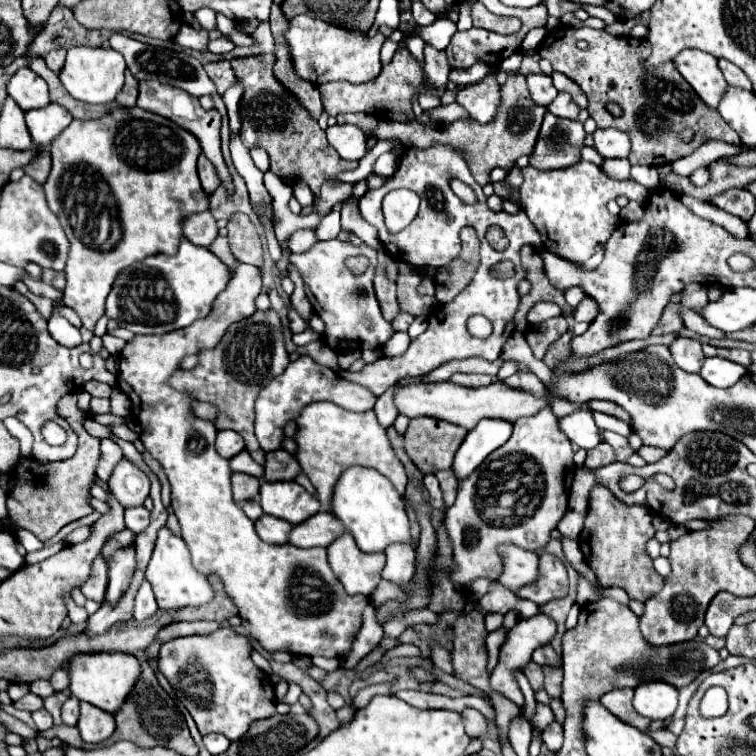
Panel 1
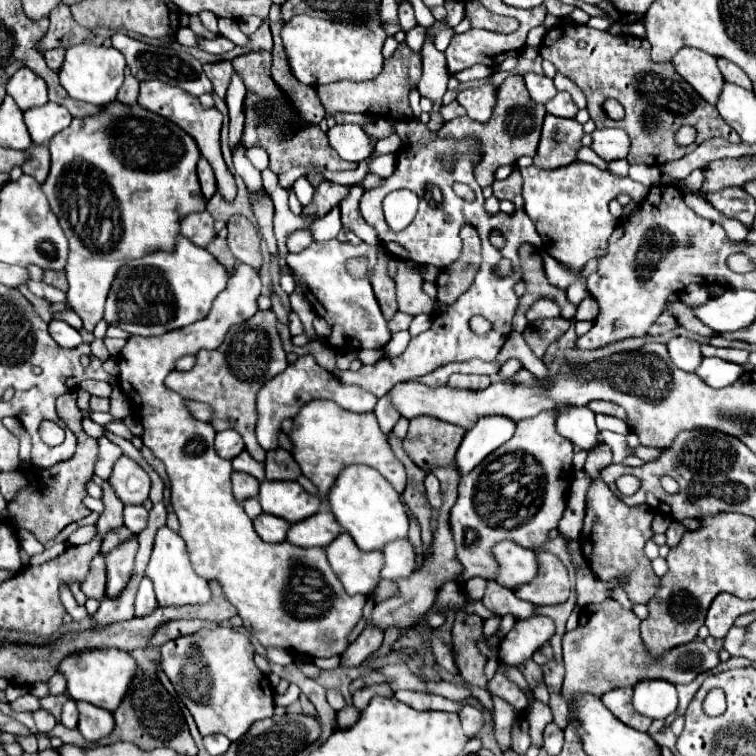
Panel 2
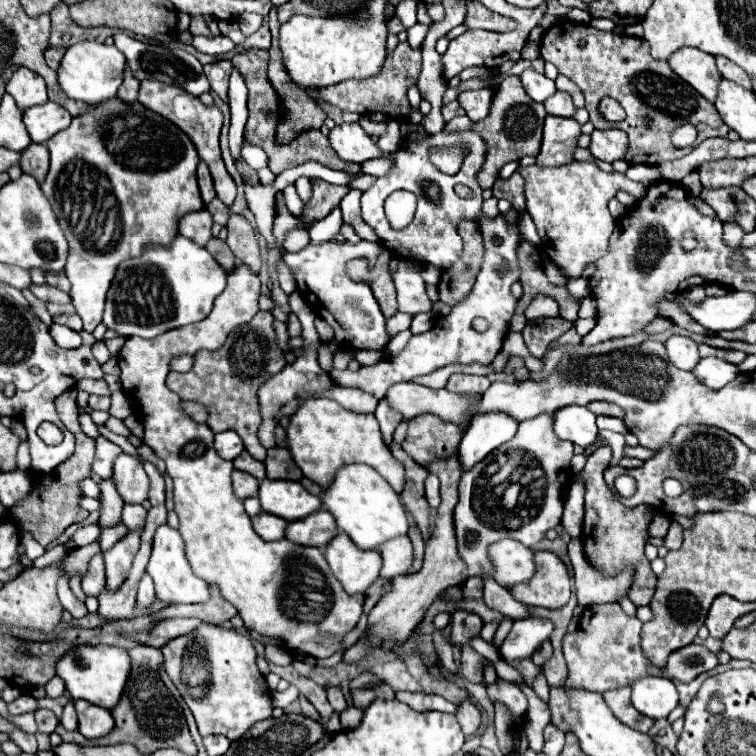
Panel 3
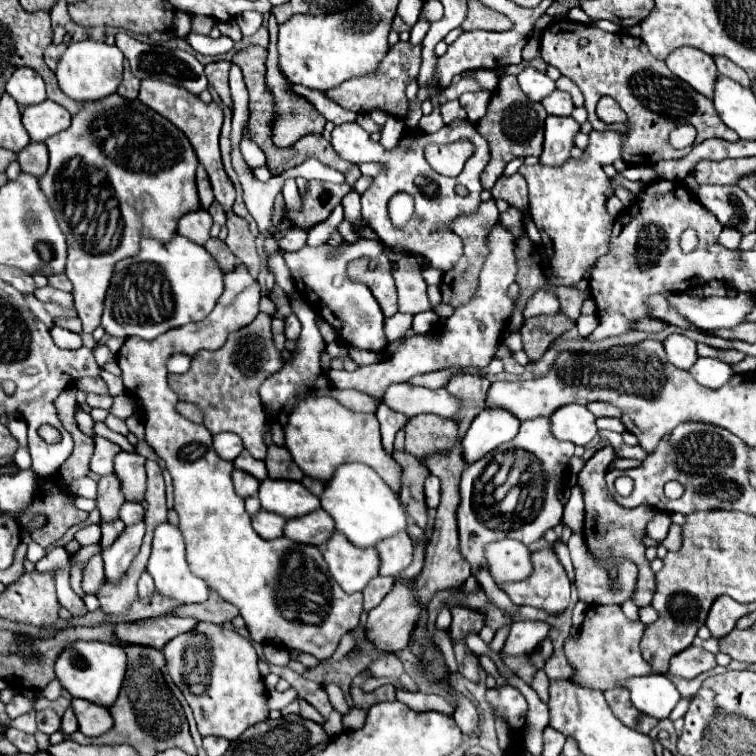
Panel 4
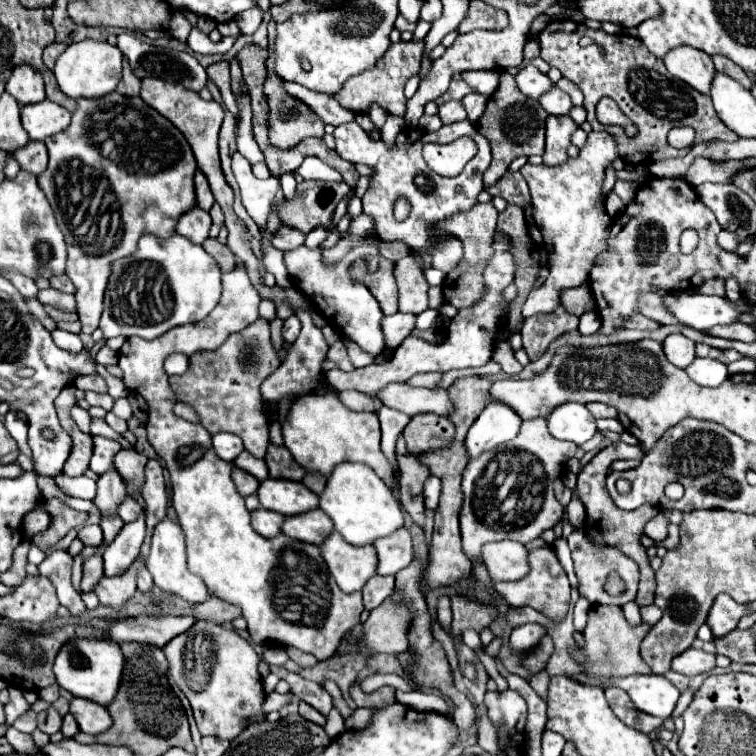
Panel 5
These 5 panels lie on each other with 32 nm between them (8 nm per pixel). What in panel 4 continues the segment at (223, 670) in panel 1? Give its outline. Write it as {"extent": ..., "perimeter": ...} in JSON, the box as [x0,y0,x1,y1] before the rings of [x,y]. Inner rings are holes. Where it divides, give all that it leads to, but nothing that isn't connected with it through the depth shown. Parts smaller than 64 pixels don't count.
{"extent":[162,622,268,740],"perimeter":[[[200,622],[192,632],[170,640],[162,652],[166,656],[166,670],[190,704],[198,732],[202,736],[212,734],[224,736],[226,740],[236,740],[252,724],[268,718],[268,690],[264,678],[258,672],[256,650],[248,638],[236,634],[234,630]],[[198,630],[220,630],[216,638],[206,638],[210,642],[210,666],[198,666]]]}

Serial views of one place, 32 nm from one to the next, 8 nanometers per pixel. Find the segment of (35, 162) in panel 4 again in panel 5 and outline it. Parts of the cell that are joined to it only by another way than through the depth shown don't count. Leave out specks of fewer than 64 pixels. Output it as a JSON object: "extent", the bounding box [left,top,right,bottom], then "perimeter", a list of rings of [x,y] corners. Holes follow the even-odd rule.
{"extent":[14,142,48,176],"perimeter":[[[28,142],[26,148],[14,152],[14,158],[18,160],[22,170],[32,172],[34,176],[40,176],[48,166],[48,152],[44,142]]]}

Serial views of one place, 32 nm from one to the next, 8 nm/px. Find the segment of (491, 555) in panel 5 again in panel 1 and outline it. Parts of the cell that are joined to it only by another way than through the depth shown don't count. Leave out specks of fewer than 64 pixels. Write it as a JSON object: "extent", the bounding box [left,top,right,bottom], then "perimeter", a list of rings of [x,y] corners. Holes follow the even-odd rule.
{"extent":[498,546,538,598],"perimeter":[[[514,546],[500,548],[500,554],[504,556],[504,570],[502,570],[498,582],[520,598],[518,592],[524,586],[534,584],[538,578],[538,554],[520,550]]]}

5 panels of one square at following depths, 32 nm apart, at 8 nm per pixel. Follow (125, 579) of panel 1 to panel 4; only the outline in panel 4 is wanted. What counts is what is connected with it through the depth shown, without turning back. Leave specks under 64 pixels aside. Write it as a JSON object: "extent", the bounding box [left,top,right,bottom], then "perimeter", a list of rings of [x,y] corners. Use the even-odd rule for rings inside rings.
{"extent":[102,524,144,582],"perimeter":[[[134,524],[132,528],[126,528],[124,534],[102,552],[104,566],[106,566],[106,580],[118,582],[130,568],[136,552],[140,550],[144,536],[144,524]]]}

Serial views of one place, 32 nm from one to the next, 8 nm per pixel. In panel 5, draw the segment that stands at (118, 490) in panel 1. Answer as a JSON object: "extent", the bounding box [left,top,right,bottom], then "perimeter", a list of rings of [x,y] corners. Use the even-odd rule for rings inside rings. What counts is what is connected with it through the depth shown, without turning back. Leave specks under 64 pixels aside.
{"extent":[114,450,148,498],"perimeter":[[[120,450],[114,456],[114,466],[126,484],[126,494],[132,498],[136,494],[140,494],[144,488],[144,480],[146,480],[144,466],[146,466],[146,462],[148,462],[148,458],[138,454],[136,450]]]}

